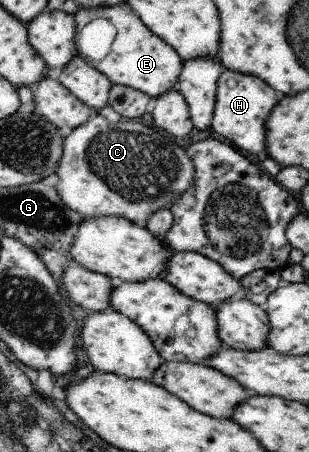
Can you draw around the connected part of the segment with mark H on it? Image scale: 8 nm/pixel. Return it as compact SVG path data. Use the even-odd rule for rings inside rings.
M223 70L216 86L216 104L214 104L211 124L213 135L230 142L234 147L248 154L265 158L267 152L264 124L280 97L281 95L274 88L256 76Z

